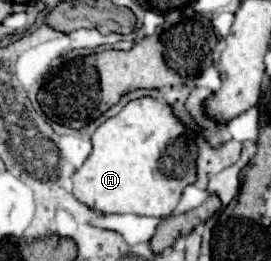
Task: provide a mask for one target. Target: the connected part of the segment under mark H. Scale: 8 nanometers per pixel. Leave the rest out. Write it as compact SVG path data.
M144 96L128 102L120 114L98 126L92 146L92 154L74 174L74 196L102 214L166 218L176 208L182 190L196 180L194 136L162 100Z

